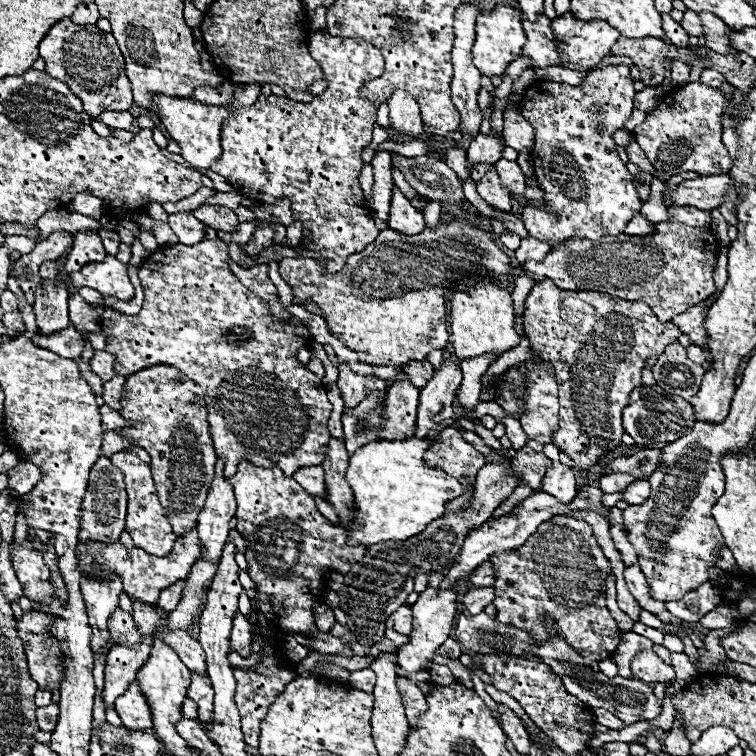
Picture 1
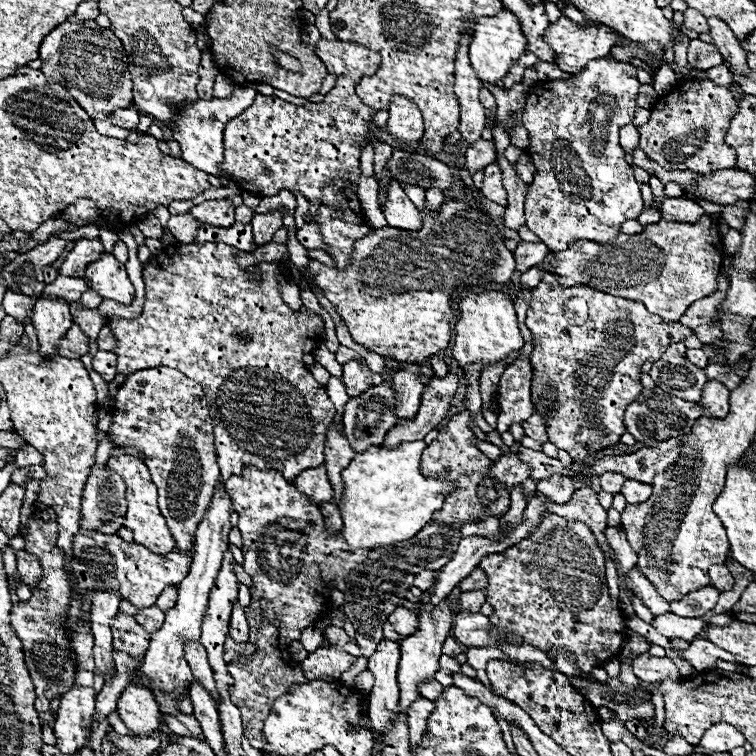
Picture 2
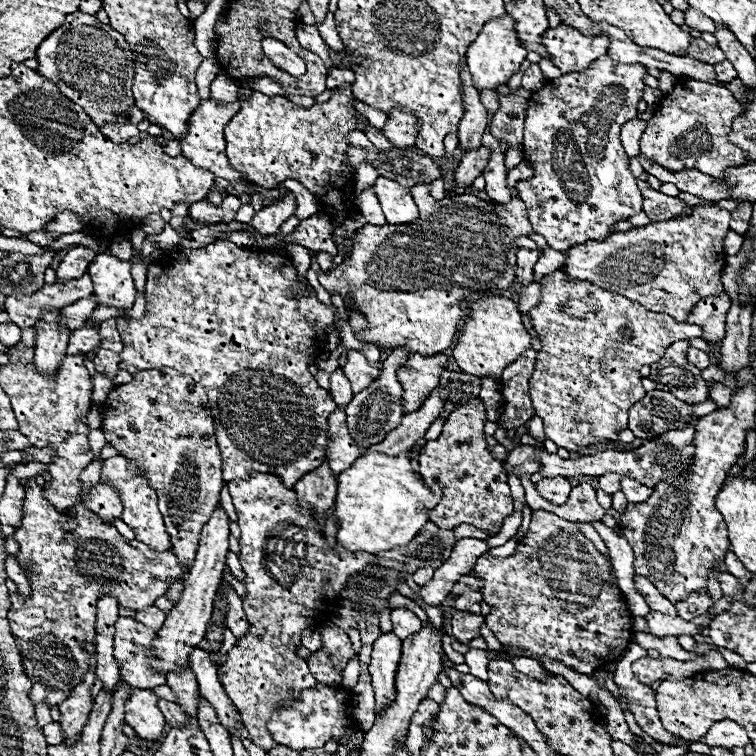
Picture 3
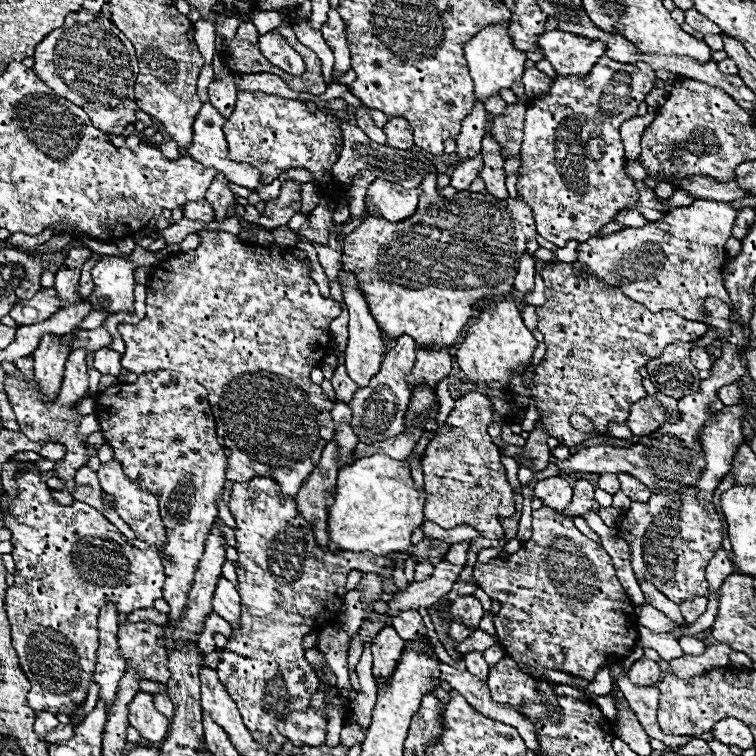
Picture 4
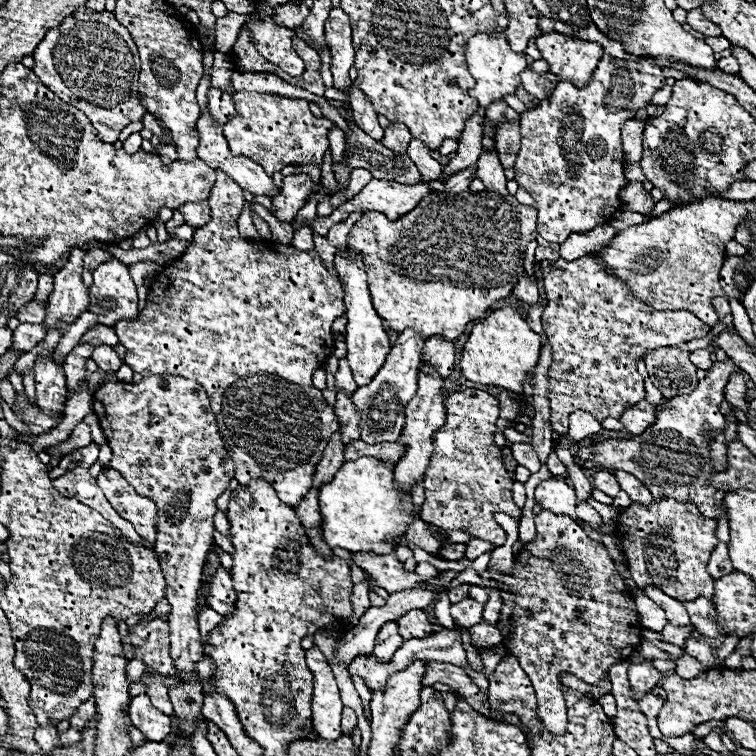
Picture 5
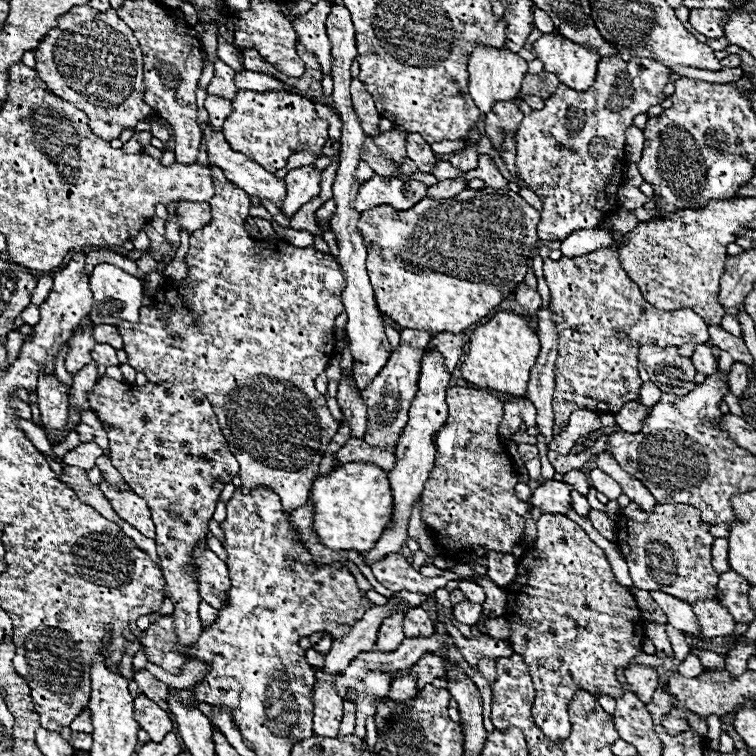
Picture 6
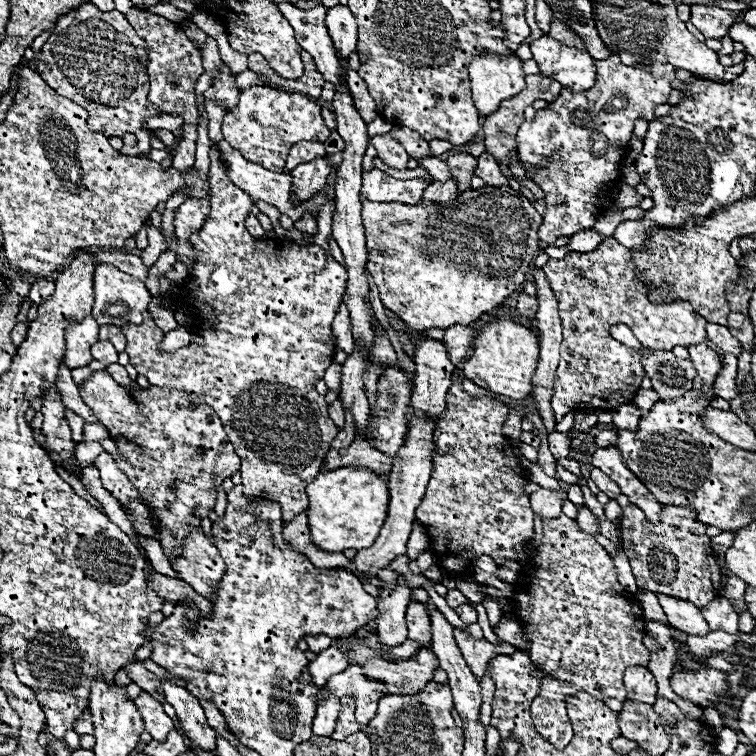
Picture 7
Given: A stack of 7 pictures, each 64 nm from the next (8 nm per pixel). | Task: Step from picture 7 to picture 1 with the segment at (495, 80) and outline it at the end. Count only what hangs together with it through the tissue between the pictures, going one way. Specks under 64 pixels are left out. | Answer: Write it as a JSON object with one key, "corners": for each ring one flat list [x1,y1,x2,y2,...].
{"corners":[[498,4,490,12,482,12,476,18,476,42,472,46,472,56,476,68,484,76,502,76,508,64,520,58,524,44,526,44,526,36,522,30,522,16,514,6]]}

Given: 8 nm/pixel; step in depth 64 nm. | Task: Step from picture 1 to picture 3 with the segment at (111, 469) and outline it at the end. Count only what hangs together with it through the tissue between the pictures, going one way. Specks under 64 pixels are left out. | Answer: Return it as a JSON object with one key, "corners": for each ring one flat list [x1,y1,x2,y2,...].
{"corners":[[100,478,100,482,92,488,88,488,86,496,82,498,84,506,94,512,104,524,112,524,114,520,120,520,122,516,122,500,120,500,120,492,110,486,106,480]]}

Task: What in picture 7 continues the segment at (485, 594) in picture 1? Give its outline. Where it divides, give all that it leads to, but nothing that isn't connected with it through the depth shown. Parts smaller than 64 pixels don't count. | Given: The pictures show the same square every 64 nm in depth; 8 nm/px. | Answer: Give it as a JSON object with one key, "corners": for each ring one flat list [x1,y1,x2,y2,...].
{"corners":[[460,604,458,608,456,608,456,614,462,618,462,622,466,622,466,624,474,624,476,622,476,610,470,606,470,604]]}

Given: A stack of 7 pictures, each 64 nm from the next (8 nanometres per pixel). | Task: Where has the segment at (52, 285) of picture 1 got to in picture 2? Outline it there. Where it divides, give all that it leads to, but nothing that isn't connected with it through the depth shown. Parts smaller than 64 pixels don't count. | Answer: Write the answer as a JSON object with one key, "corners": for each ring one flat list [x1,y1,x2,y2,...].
{"corners":[[44,296,38,298,38,302,34,304,32,322,34,322,38,340,40,340,38,352,42,356,56,354,54,344,58,340,62,340,66,330,72,326,68,302,64,302,60,298,44,298]]}

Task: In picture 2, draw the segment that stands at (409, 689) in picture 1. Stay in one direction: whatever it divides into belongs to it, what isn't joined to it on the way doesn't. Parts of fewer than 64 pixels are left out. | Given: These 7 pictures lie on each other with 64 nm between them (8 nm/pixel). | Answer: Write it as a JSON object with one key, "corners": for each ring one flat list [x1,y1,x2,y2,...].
{"corners":[[416,698,410,708,408,708,408,724,410,724,410,746,416,746,420,736,424,736,426,730,426,720,430,716,430,712,434,710,434,704,426,698]]}

